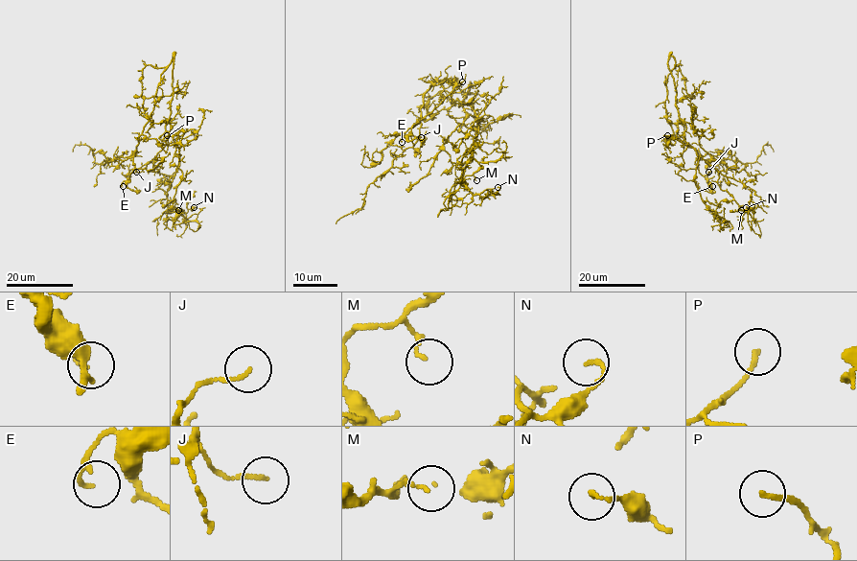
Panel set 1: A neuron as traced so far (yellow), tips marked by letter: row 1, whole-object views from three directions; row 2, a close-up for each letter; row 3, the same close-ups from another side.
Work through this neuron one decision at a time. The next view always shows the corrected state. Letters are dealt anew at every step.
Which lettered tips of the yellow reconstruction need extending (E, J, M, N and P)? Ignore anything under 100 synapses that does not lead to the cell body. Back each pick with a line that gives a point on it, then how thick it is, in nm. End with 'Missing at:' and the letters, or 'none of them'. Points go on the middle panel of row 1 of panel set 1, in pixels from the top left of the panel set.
E: Place: (402, 142). Thickness 130 nm
Missing at: E

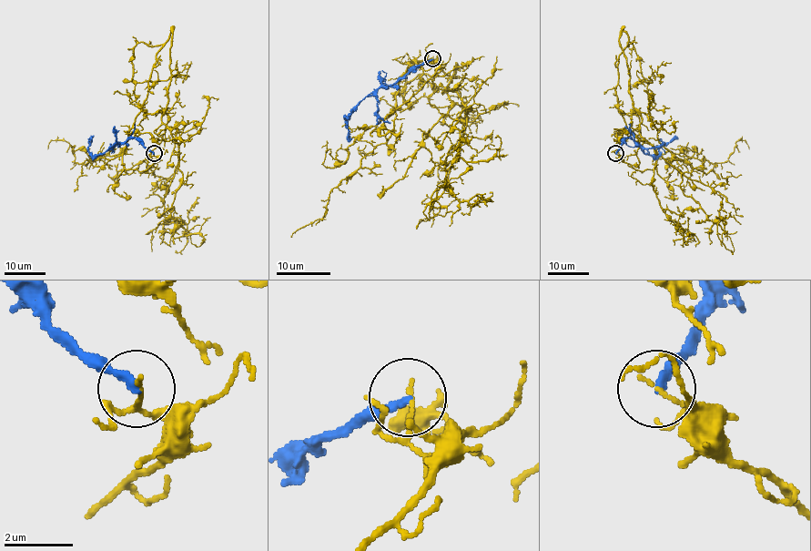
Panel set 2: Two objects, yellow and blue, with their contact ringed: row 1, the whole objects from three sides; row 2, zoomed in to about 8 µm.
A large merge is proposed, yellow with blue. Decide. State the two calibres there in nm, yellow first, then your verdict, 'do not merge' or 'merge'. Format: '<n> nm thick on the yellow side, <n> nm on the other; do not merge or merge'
120 nm thick on the yellow side, 200 nm on the other; do not merge

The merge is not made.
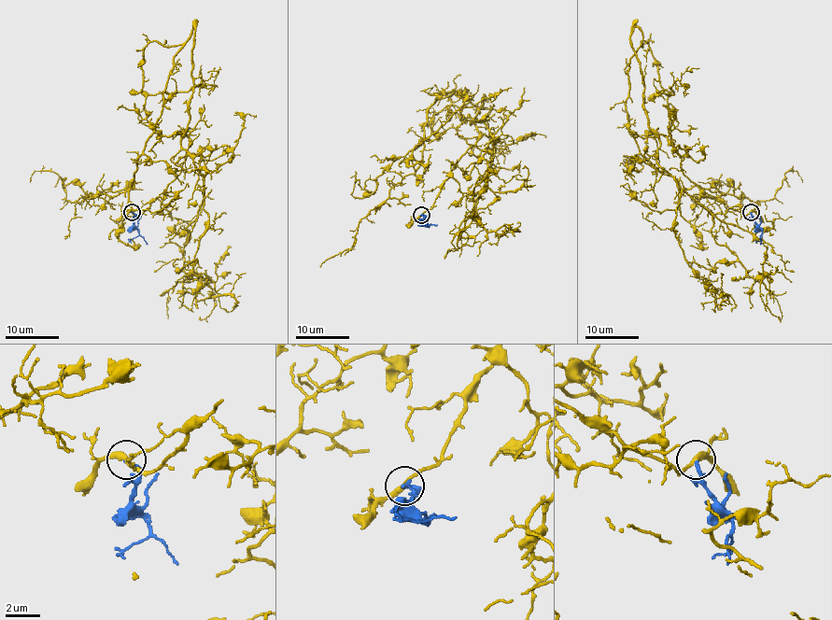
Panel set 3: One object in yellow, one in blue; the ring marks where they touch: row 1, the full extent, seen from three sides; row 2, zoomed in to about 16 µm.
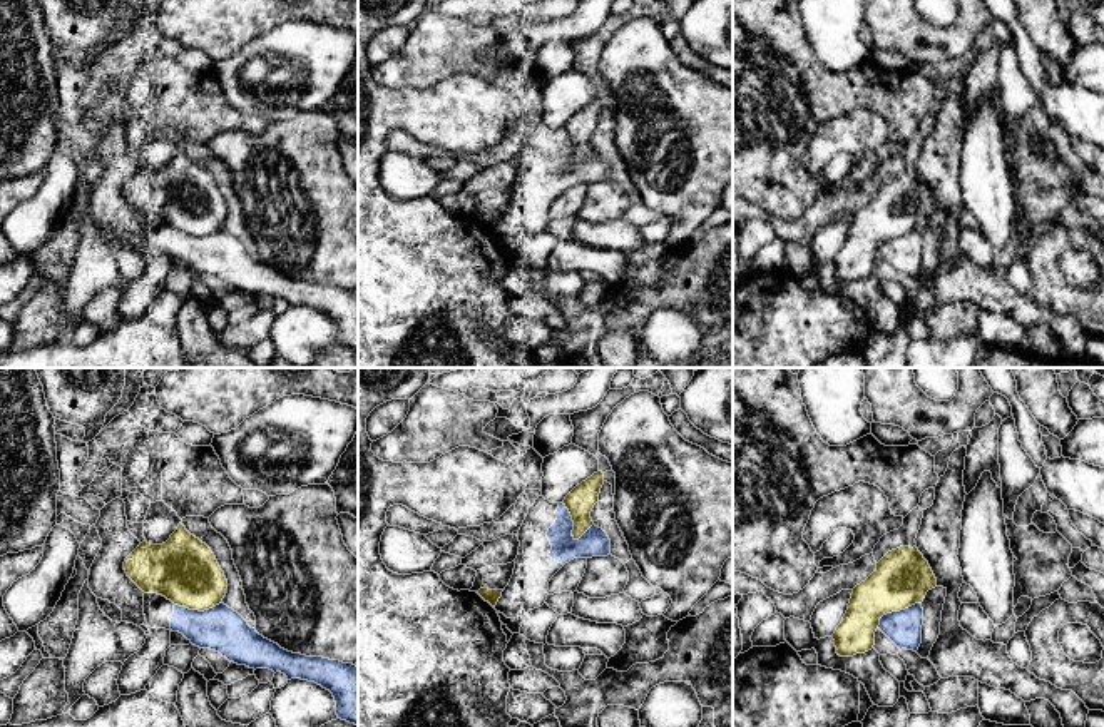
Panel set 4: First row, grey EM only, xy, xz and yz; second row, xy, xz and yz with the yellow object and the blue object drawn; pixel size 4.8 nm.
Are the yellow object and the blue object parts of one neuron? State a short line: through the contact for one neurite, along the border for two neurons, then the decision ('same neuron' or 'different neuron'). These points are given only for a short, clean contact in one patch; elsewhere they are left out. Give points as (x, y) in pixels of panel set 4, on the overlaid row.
line xz (562, 503), (572, 522), (572, 535), (577, 540); different neuron

